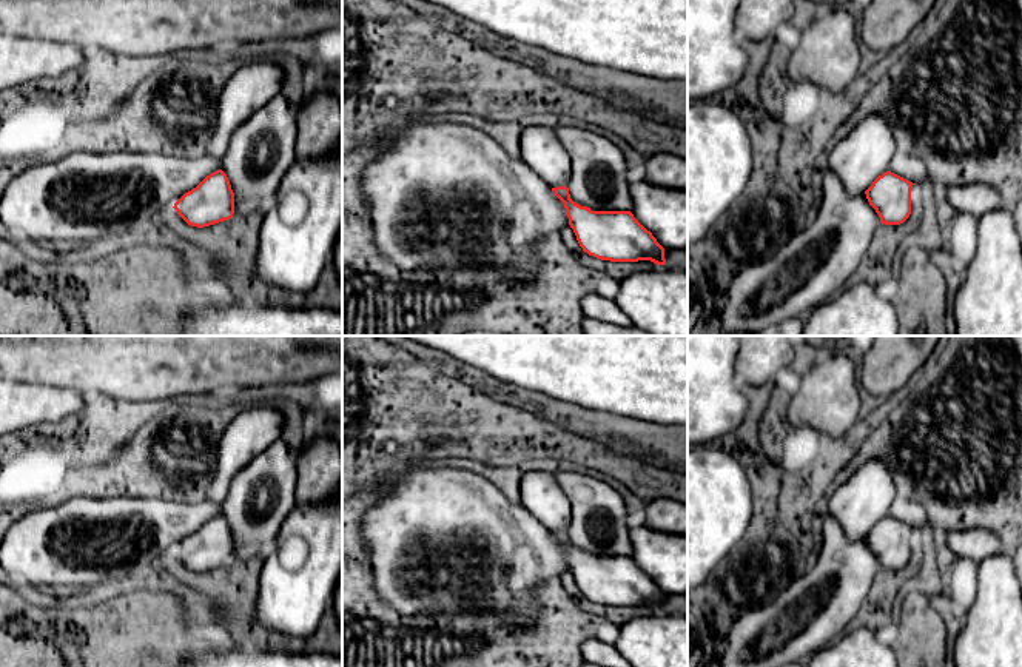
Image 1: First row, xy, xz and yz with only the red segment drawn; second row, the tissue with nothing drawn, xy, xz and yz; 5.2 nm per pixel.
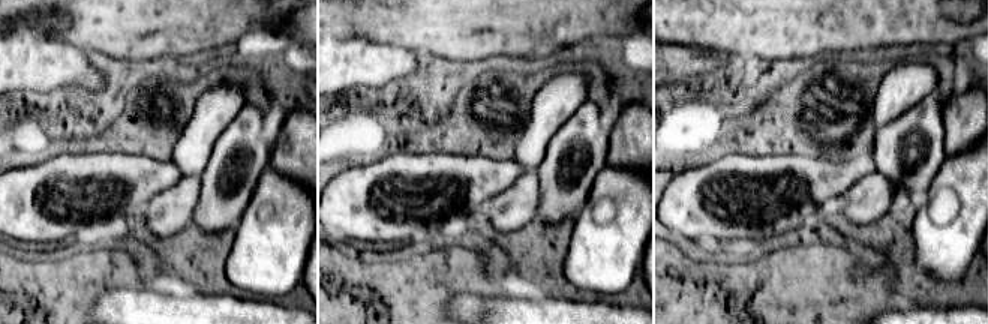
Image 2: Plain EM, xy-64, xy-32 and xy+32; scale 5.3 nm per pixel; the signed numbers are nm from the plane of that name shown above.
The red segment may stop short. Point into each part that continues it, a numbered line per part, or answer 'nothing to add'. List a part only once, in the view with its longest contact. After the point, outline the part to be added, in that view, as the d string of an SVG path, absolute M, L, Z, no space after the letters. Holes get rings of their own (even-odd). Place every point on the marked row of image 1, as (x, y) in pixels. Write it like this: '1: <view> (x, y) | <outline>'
nothing to add

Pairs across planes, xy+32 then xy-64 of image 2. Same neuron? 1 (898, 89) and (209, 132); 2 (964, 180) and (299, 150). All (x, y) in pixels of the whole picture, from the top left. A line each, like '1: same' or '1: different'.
1: same
2: different

